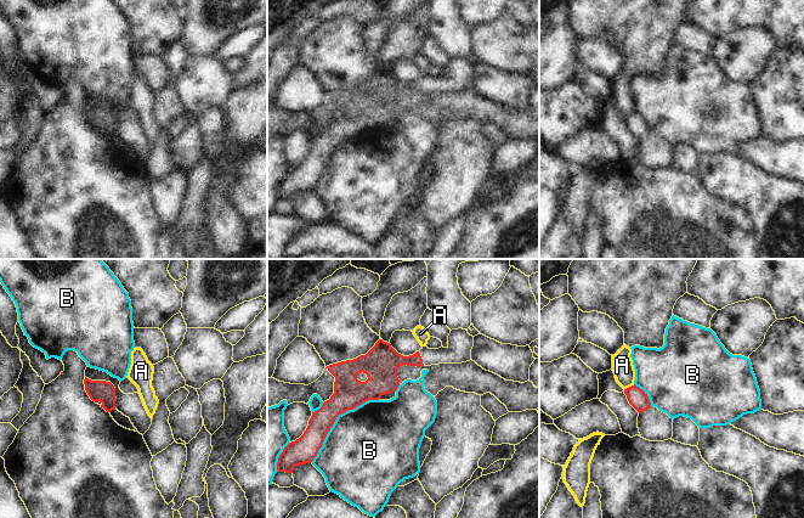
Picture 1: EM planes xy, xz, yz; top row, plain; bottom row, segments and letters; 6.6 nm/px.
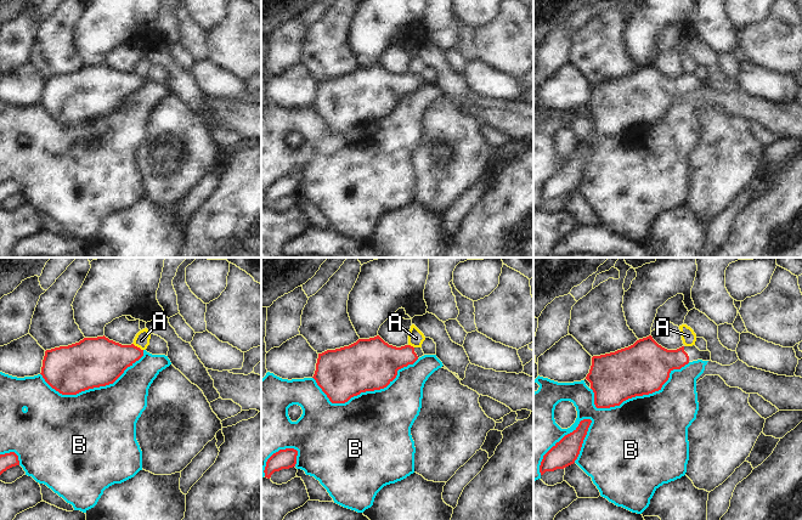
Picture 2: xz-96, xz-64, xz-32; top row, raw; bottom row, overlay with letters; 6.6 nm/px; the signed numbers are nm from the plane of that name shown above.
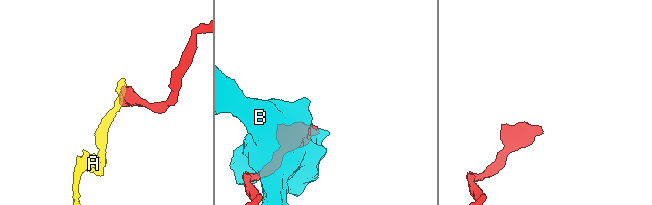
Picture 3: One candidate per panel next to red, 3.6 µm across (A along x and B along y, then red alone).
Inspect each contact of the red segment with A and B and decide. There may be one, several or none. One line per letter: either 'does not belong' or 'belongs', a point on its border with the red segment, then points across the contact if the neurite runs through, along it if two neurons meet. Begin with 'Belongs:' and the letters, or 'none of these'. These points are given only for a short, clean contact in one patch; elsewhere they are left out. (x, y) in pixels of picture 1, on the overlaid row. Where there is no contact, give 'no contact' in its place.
Belongs: none of these
A: does not belong; meets red in yz at (629, 387); border along yz (634, 384), (624, 389)
B: does not belong; meets red in xz at (335, 418)

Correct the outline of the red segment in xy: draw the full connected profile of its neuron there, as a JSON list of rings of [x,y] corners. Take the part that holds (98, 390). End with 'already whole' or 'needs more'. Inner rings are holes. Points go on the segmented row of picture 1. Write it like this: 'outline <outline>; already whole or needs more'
outline [[[85,377],[85,390],[92,401],[100,401],[107,412],[115,410],[115,388],[111,382],[91,381]]]; already whole

